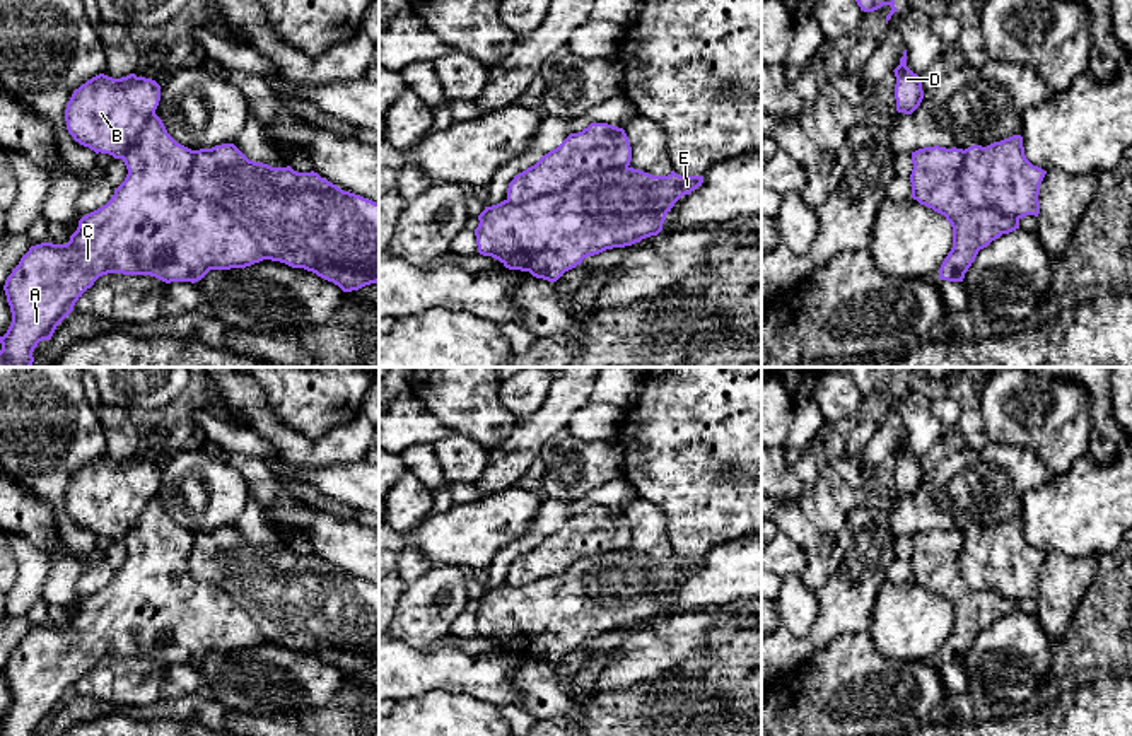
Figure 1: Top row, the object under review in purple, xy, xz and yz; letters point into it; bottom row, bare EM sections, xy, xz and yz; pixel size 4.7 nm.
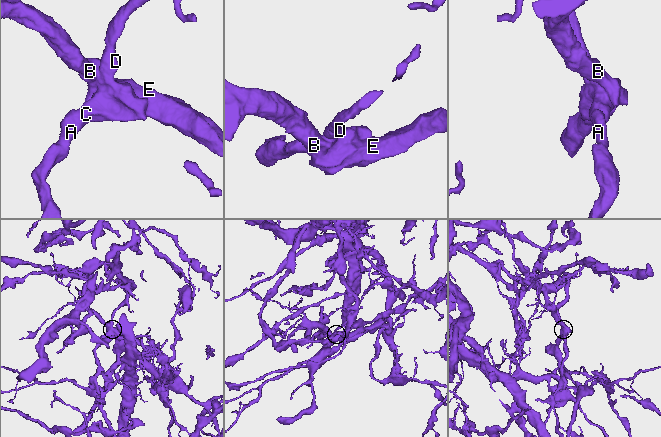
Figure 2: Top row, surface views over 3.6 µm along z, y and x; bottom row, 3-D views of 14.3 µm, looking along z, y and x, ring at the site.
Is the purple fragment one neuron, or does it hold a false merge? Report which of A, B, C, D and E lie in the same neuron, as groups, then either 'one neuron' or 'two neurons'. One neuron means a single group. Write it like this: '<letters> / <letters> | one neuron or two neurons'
A B C D E | one neuron

